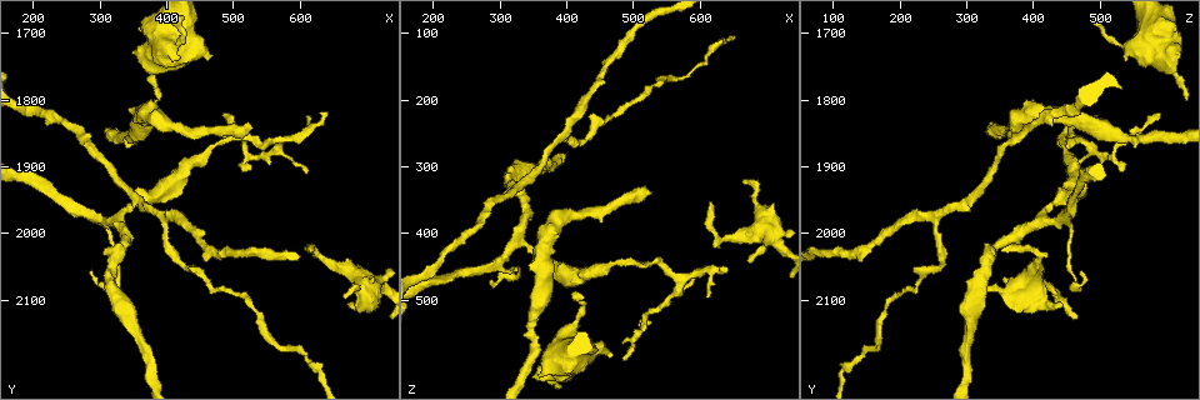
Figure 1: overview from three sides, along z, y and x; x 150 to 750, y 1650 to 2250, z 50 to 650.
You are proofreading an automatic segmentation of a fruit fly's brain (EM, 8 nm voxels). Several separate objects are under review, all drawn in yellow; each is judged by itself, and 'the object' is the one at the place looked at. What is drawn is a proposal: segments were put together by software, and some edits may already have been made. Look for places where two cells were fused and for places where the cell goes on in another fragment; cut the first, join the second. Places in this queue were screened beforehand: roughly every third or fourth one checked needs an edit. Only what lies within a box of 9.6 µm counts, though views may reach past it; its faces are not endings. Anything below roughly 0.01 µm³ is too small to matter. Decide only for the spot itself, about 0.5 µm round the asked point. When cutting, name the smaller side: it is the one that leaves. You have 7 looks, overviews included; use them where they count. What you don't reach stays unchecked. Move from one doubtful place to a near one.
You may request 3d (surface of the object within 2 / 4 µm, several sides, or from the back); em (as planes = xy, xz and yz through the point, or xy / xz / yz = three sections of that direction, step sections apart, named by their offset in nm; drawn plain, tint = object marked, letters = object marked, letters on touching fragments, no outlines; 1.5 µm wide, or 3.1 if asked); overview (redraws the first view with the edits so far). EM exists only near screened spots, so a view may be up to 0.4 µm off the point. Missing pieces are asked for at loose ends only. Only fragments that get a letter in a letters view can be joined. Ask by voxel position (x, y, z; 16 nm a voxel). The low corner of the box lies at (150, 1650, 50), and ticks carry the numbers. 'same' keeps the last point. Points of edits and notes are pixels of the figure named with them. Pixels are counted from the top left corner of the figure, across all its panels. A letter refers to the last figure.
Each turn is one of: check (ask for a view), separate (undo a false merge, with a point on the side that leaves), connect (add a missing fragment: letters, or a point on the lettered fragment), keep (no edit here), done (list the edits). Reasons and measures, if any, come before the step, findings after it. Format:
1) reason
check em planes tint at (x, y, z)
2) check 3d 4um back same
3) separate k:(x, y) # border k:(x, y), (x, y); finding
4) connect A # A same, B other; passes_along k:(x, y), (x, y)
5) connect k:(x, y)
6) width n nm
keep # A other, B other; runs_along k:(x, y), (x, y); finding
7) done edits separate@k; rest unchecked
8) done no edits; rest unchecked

three arms meet
check em planes letters at (395, 1975, 255)

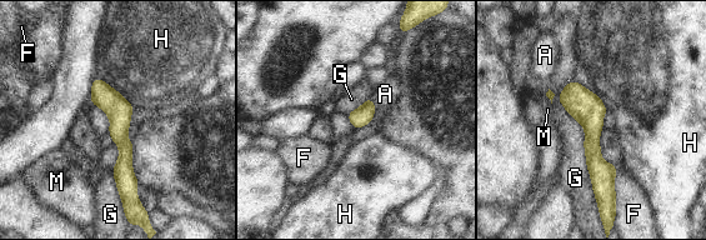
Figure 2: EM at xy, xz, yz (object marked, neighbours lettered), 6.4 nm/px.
keep # A other, F other, G other, H other, M other; border 2:(96, 76), (115, 89), (134, 109); all the same cell

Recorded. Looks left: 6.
free end
check em yz step 4 tint at (525, 1830, 335)

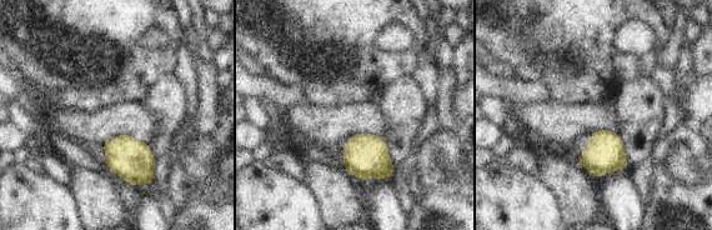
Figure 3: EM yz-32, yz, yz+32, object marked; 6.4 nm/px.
another direction
check em planes letters same

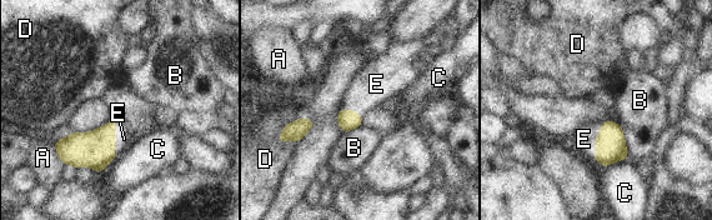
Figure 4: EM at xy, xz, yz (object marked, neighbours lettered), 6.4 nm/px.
connect E # A other, B other, C other, D other, E same; passes_along 4:(95, 149), (114, 139), (124, 139); the cell continues

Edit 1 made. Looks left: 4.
an open end
check 3d 2um at (640, 1815, 460)

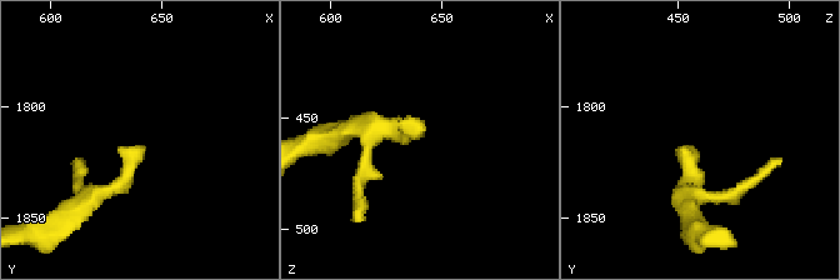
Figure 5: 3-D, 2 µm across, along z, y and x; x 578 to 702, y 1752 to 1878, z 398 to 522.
shape alone is not enough
check em planes plain at (640, 1817, 456)

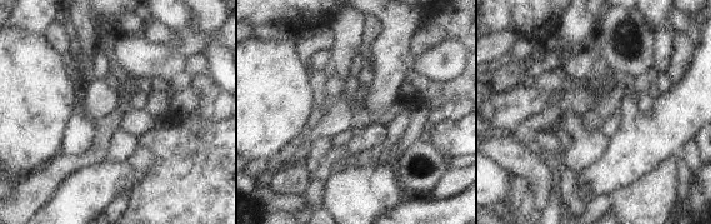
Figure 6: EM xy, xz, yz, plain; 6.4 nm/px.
what lies round it
check em planes letters same

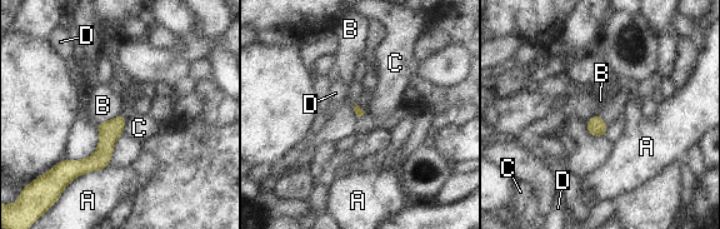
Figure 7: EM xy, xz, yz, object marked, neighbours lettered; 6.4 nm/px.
longest_contact A 320 nm
keep # A other, B other, C other, D other; runs_along 7:(120, 119), (105, 149), (73, 173); no lettered fragment goes on from it

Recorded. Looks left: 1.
done edits connect@4; rest unchecked

